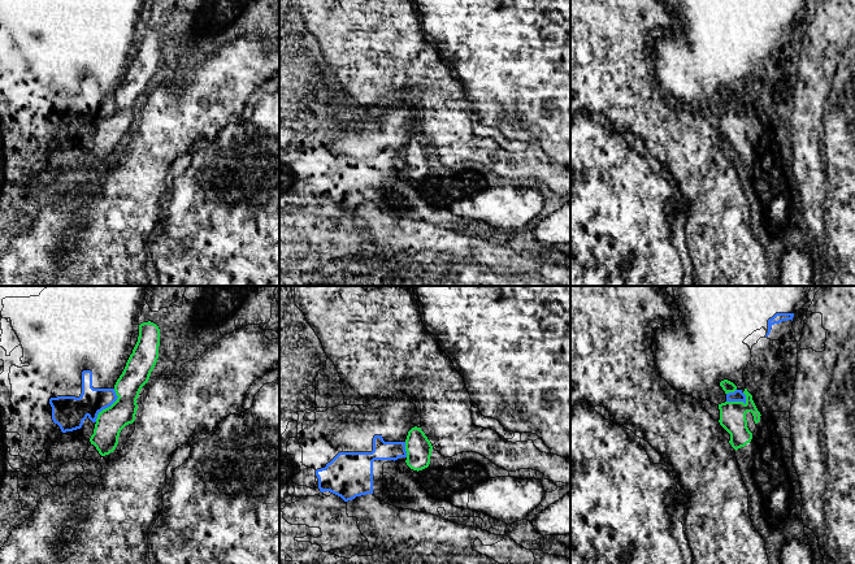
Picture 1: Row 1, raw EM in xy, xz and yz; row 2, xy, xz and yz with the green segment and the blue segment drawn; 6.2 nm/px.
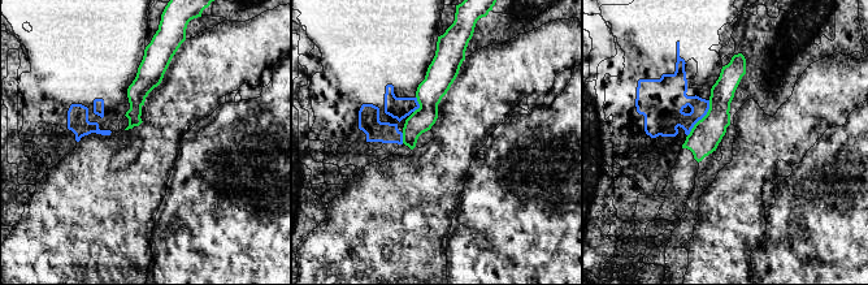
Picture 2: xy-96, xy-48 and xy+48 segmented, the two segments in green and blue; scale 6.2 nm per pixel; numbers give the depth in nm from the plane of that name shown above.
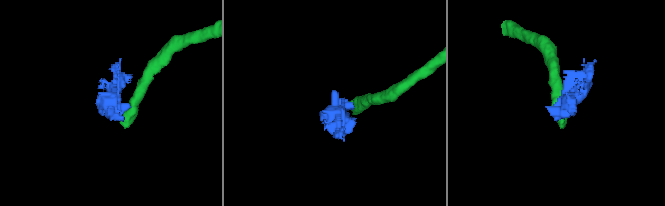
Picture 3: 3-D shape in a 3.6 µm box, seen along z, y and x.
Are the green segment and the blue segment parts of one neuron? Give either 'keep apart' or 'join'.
keep apart

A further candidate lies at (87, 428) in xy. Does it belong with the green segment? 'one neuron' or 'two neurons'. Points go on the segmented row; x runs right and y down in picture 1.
two neurons

